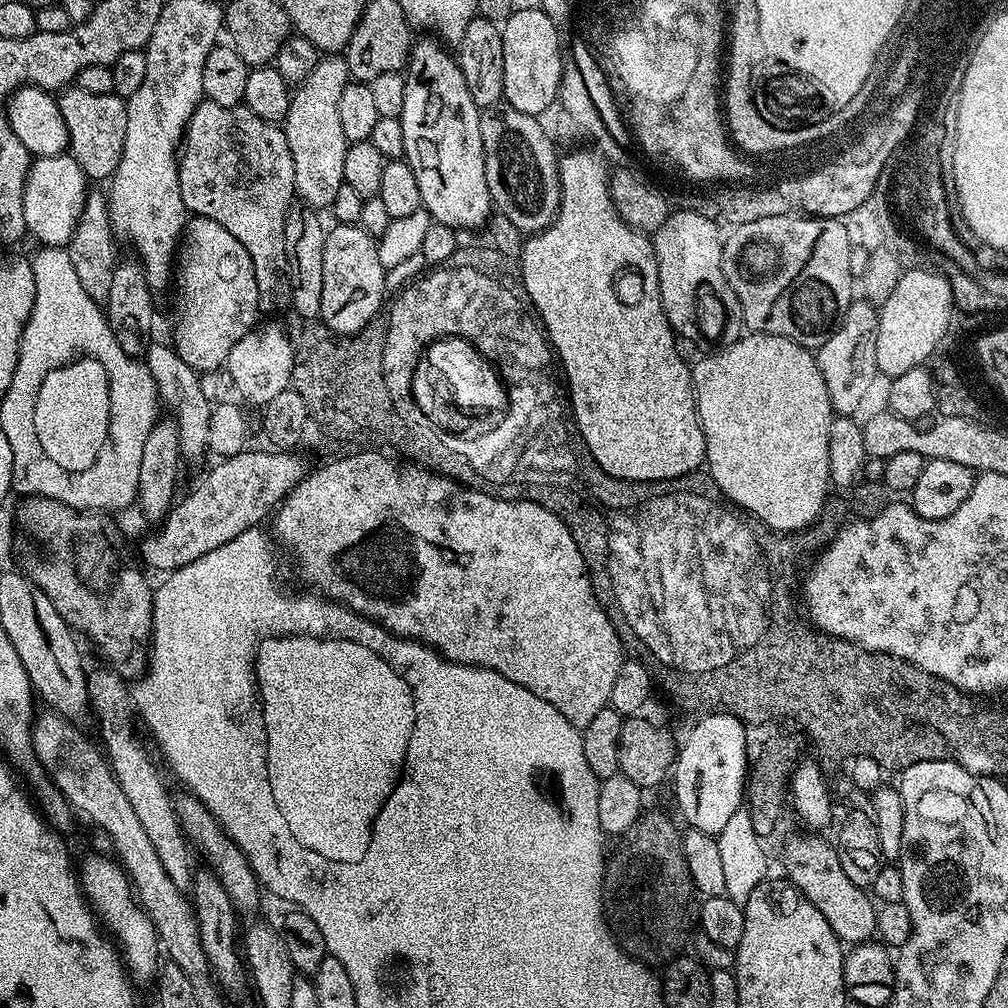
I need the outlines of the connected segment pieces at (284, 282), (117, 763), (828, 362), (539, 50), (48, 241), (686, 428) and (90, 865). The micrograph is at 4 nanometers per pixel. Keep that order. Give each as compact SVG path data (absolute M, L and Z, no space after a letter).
M204 100L194 110L190 118L188 127L184 129L184 138L182 147L178 153L180 161L180 189L182 190L182 202L185 209L192 216L201 216L210 218L218 222L218 226L226 226L242 246L246 246L246 254L250 254L250 262L254 266L254 282L258 282L258 298L260 299L260 312L284 312L292 308L292 299L294 298L294 264L290 259L290 229L288 227L288 212L294 206L294 197L296 196L296 187L294 186L294 158L290 158L290 146L286 142L286 134L283 127L277 126L273 121L258 118L249 108L237 106L227 108L218 106L218 102Z
M111 666L103 667L88 672L88 703L91 715L94 720L96 716L97 722L100 723L98 740L102 745L102 751L108 758L112 772L118 778L118 786L122 786L126 798L130 798L130 806L134 806L134 814L138 814L138 822L142 822L143 830L149 835L166 874L179 888L191 889L194 879L194 867L192 868L190 856L192 850L180 828L173 799L170 798L155 764L144 753L143 746L136 741L136 736L128 725L128 715L133 715L134 712L130 684L127 684L129 681L117 669Z
M856 298L846 310L843 320L834 335L814 355L818 370L822 370L822 379L826 381L826 390L830 394L833 413L852 416L860 408L860 403L868 396L872 383L878 380L878 318L877 305L867 299Z
M539 6L517 7L500 28L504 100L514 110L540 118L551 104L553 107L557 103L566 67L565 53L564 56L560 53L560 32L558 25Z
M71 154L35 157L32 167L28 169L24 187L27 235L33 236L38 242L37 245L46 248L67 246L78 226L78 218L82 218L82 206L89 191L90 181Z
M576 146L573 152L559 157L560 162L560 208L556 219L543 232L529 235L524 242L524 251L518 257L521 278L524 280L526 294L532 299L540 323L551 330L553 341L562 353L562 363L568 364L570 387L576 392L577 417L582 421L582 436L590 446L591 453L599 458L600 465L615 470L617 475L637 476L640 480L678 479L688 472L697 471L705 463L704 435L700 419L696 413L696 394L692 391L692 370L689 361L680 357L676 349L678 337L668 325L664 307L660 301L658 286L658 262L656 251L652 249L652 240L645 233L632 228L618 214L610 194L610 164L595 148Z
M89 855L78 864L81 889L97 917L102 921L103 927L109 928L107 931L114 937L129 973L137 981L138 979L151 981L157 975L158 961L162 956L162 945L156 934L156 928L152 925L152 919L140 907L134 895L132 881L128 879L128 873L123 867L107 855Z

